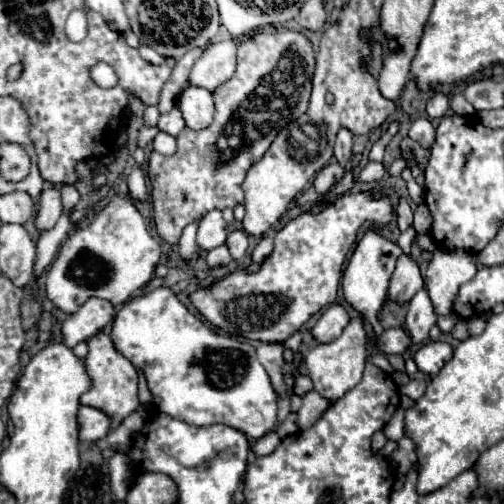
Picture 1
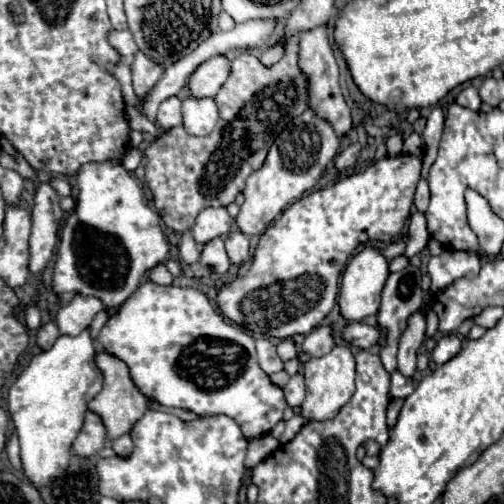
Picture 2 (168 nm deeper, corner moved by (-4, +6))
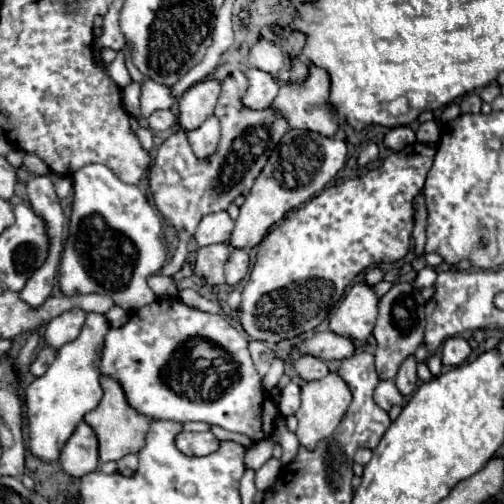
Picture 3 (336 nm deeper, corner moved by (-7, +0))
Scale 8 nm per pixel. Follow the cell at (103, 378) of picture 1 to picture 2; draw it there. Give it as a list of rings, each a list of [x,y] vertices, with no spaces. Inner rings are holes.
[[[97,350],[95,362],[97,362],[97,368],[101,370],[101,374],[103,374],[105,382],[103,382],[101,392],[89,402],[89,410],[101,416],[101,420],[103,420],[103,424],[107,428],[107,436],[113,440],[113,438],[119,438],[119,436],[131,432],[133,424],[147,410],[147,398],[133,384],[133,378],[129,376],[129,366],[123,360],[117,360],[117,356],[113,356],[113,354],[105,352],[105,350]]]

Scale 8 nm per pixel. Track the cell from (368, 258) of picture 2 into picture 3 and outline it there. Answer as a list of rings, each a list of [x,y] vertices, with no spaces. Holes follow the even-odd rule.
[[[356,284],[344,300],[338,304],[336,312],[330,318],[330,332],[352,340],[354,344],[364,344],[372,334],[376,322],[378,296],[366,284]]]

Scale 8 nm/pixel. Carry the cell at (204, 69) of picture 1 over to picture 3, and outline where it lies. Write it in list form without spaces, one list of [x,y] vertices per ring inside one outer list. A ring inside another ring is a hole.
[[[202,80],[188,88],[178,100],[178,128],[184,132],[200,128],[202,122],[214,114],[218,96],[220,82],[216,80]]]

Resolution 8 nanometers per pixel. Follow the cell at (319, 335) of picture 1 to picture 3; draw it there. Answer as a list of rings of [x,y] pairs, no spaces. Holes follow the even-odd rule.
[[[300,356],[300,358],[294,362],[294,368],[296,368],[298,376],[300,376],[302,380],[308,380],[308,382],[320,380],[320,378],[324,378],[324,374],[330,372],[328,366],[326,366],[322,360],[314,358],[314,356]]]

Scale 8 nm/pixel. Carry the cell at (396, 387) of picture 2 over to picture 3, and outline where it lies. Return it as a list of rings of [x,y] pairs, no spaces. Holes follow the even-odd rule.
[[[384,380],[374,390],[374,402],[380,408],[390,410],[390,406],[394,406],[394,404],[402,406],[404,404],[404,396],[398,392],[398,388],[396,388],[396,384],[392,380]]]

